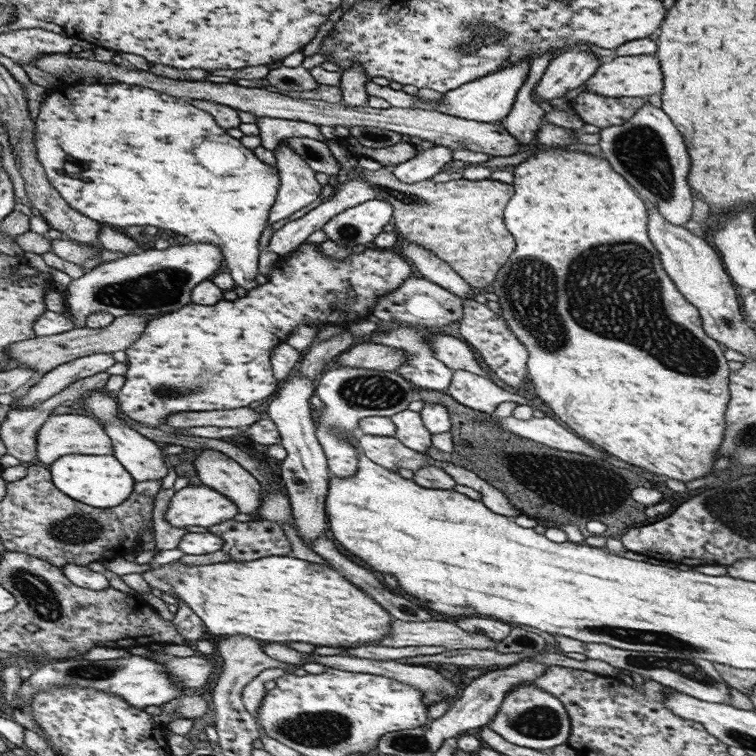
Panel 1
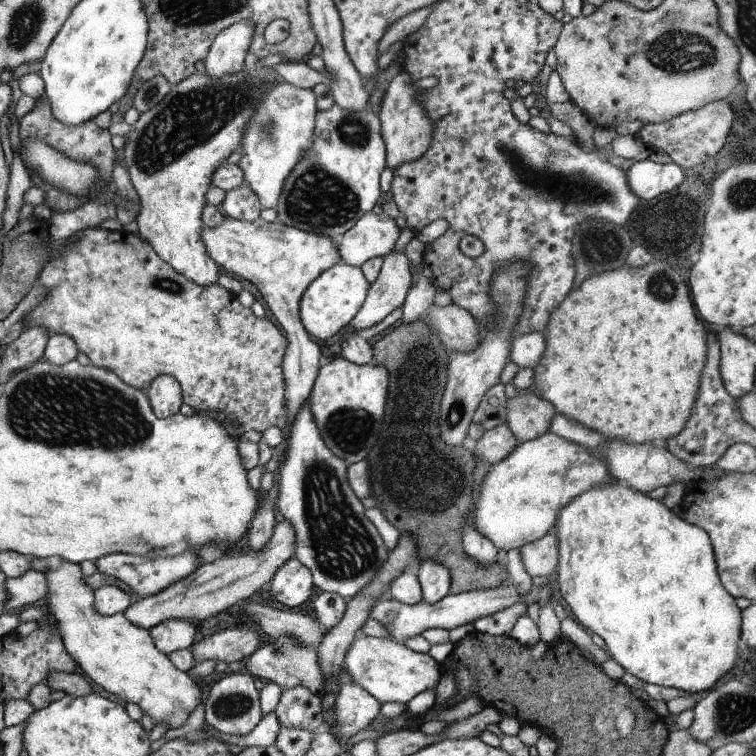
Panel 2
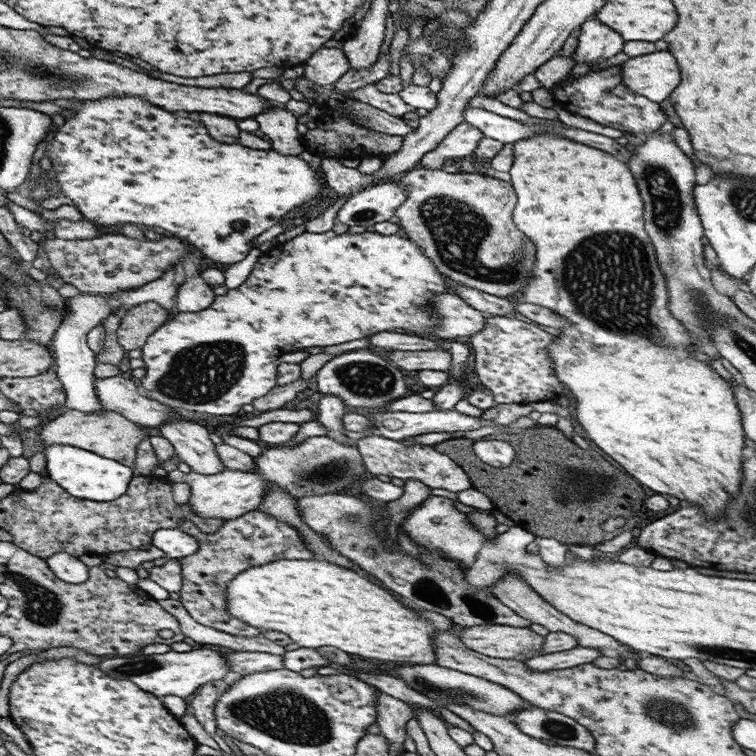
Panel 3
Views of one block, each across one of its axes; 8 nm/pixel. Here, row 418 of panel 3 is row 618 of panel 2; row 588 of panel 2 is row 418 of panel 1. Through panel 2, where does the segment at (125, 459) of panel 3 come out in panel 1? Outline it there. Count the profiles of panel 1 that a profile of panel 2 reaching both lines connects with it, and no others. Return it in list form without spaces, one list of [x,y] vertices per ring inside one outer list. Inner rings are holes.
[[[50,415],[39,428],[37,457],[44,466],[50,466],[69,454],[112,455],[113,452],[113,441],[105,427],[86,415]]]

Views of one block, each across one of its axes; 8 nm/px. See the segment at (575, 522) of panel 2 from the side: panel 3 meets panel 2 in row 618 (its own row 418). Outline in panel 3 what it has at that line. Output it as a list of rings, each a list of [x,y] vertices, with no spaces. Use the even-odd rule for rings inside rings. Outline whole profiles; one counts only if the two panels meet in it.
[[[539,134],[516,142],[508,148],[510,155],[514,157],[511,169],[511,183],[518,194],[518,204],[514,210],[514,224],[518,230],[522,230],[538,248],[536,252],[536,270],[532,270],[530,280],[522,287],[524,302],[539,304],[561,314],[570,322],[570,327],[559,329],[560,336],[555,336],[555,341],[549,346],[549,357],[553,360],[556,376],[564,383],[568,394],[576,400],[576,420],[587,432],[588,438],[604,450],[608,456],[612,456],[630,476],[634,476],[640,484],[648,486],[650,490],[658,494],[670,494],[678,500],[686,500],[701,506],[703,514],[707,518],[723,516],[726,506],[730,504],[730,498],[740,492],[742,486],[742,448],[744,448],[745,432],[738,411],[734,392],[730,383],[726,382],[716,371],[710,367],[710,363],[696,361],[690,357],[696,351],[692,345],[695,340],[688,335],[684,325],[676,320],[669,311],[670,295],[666,279],[658,267],[655,250],[648,234],[644,232],[644,218],[642,218],[643,200],[640,198],[636,180],[628,166],[620,160],[616,160],[612,154],[606,154],[602,150],[590,148],[580,142],[572,142],[568,138]]]

